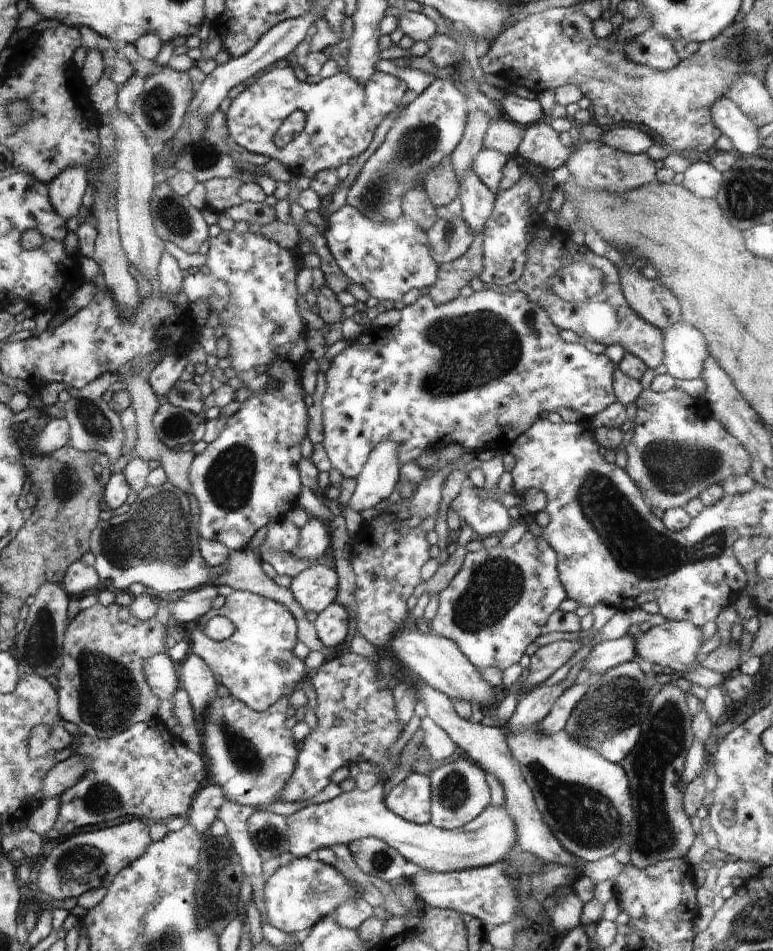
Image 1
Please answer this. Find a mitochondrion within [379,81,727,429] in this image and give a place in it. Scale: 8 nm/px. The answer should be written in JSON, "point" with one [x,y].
{"point":[473,349]}

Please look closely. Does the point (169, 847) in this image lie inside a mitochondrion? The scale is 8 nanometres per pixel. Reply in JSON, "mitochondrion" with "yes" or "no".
{"mitochondrion":"no"}

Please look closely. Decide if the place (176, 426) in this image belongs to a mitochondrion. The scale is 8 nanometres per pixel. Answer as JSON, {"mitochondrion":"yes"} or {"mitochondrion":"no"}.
{"mitochondrion":"yes"}

